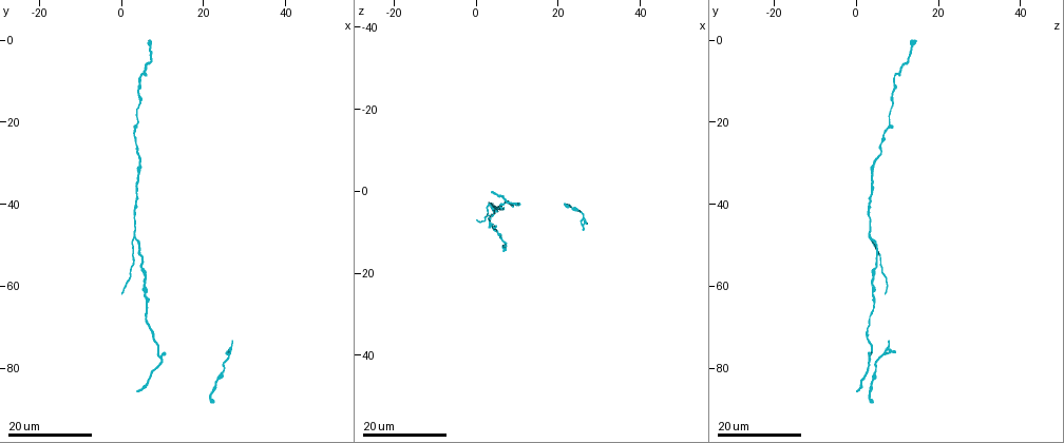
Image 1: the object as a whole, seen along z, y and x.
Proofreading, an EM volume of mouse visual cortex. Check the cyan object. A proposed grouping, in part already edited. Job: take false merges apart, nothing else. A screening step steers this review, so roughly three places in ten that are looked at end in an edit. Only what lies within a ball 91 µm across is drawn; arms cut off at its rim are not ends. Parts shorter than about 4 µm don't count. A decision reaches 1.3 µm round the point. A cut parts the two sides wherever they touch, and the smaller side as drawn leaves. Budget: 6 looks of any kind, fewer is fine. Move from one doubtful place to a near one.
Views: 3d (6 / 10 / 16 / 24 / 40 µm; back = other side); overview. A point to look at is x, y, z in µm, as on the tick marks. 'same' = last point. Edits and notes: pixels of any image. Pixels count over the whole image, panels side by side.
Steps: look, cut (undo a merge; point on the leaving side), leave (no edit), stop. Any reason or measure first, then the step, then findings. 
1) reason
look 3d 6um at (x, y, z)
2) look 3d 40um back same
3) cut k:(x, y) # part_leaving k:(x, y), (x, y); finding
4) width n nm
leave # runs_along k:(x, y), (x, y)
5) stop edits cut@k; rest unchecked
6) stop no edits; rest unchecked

three-way junction
look 3d 16um at (3.0, 48.5, 3.5)

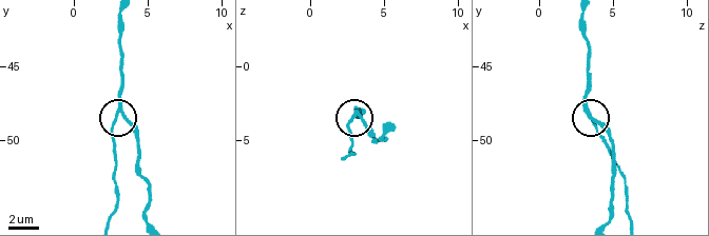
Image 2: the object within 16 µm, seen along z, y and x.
look 3d 6um at (3.0, 48.4, 3.4)

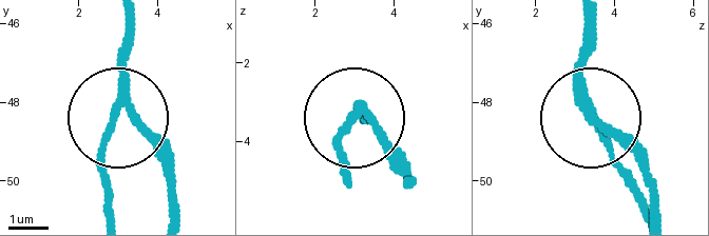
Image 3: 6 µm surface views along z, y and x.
arms 3
cut 3:(102, 150) # part_leaving 3:(126, 100), (106, 148), (106, 217); a second neuron is stuck on

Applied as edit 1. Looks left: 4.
look overview

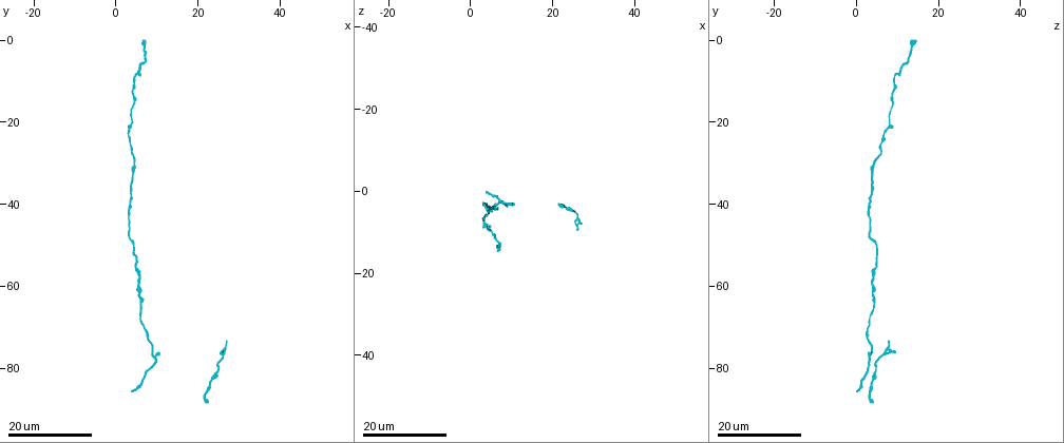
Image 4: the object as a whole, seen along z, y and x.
thin neck
look 3d 24um at (4.0, 38.0, 3.5)

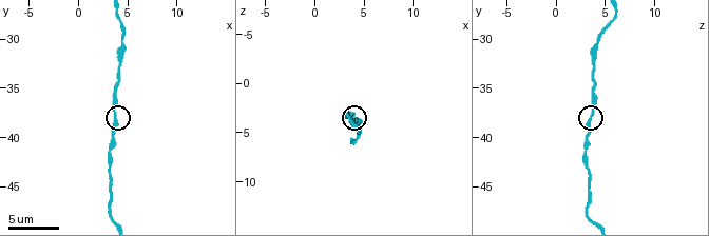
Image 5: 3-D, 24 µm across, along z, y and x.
look 3d 10um at (3.8, 37.4, 3.6)

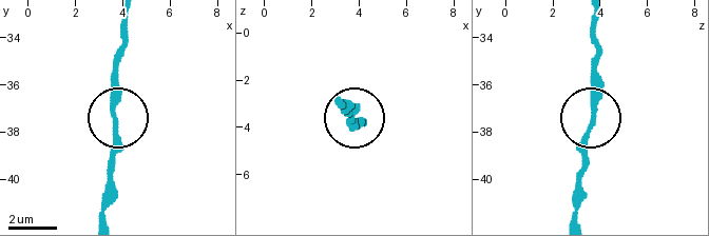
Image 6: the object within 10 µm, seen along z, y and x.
leave # runs_along 6:(578, 214), (590, 123), (590, 59); continuous, no second neuron

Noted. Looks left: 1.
stop edits cut@3; rest unchecked

